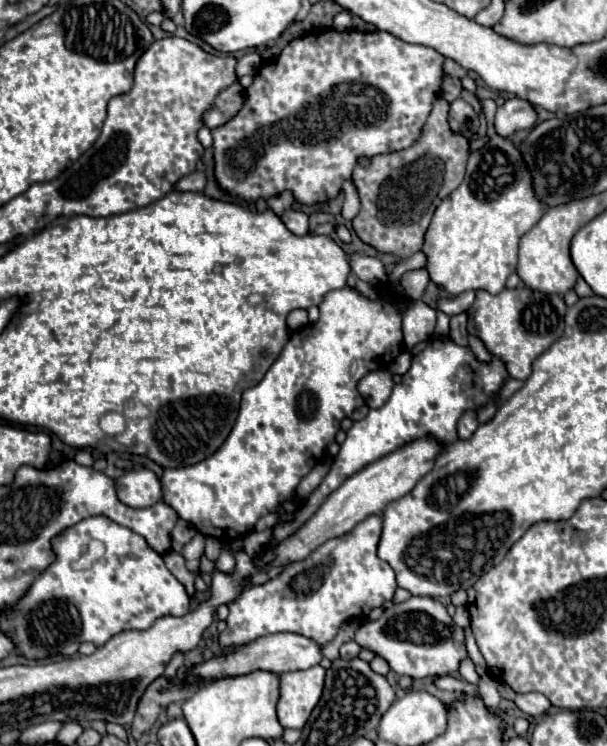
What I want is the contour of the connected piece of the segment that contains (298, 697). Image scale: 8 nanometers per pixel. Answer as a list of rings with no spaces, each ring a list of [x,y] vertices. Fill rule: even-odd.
[[[316,665],[304,671],[280,675],[278,719],[288,729],[302,729],[320,701],[324,689],[324,667]]]

